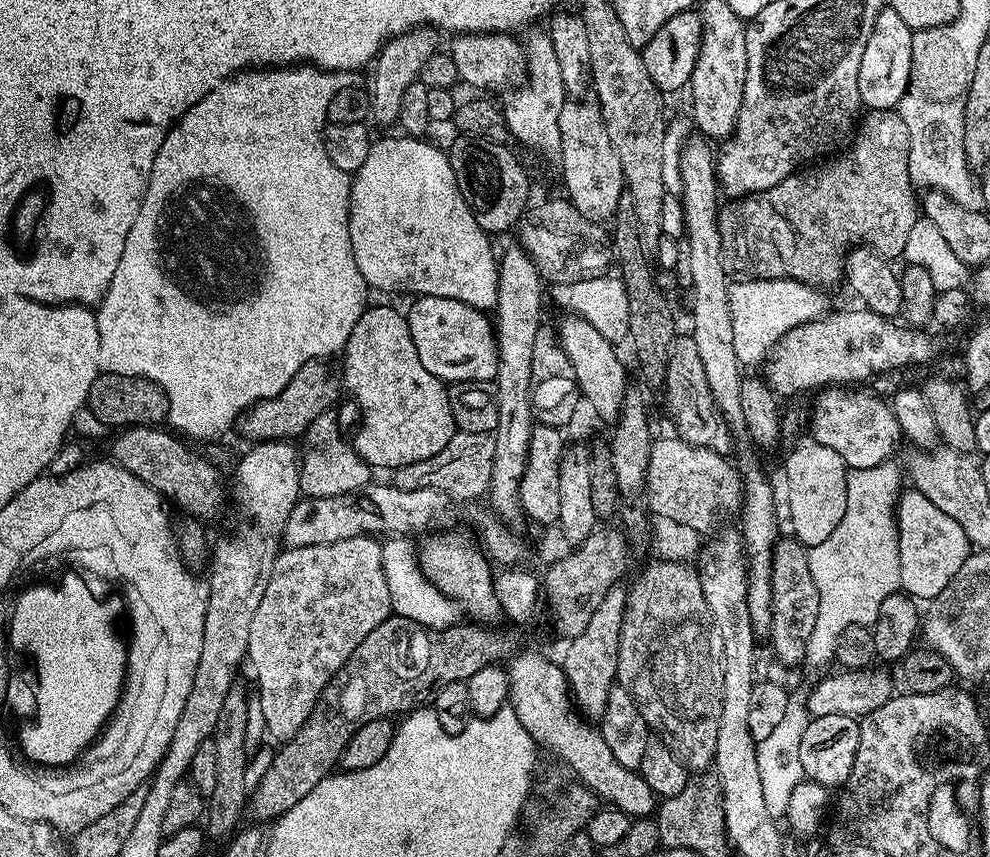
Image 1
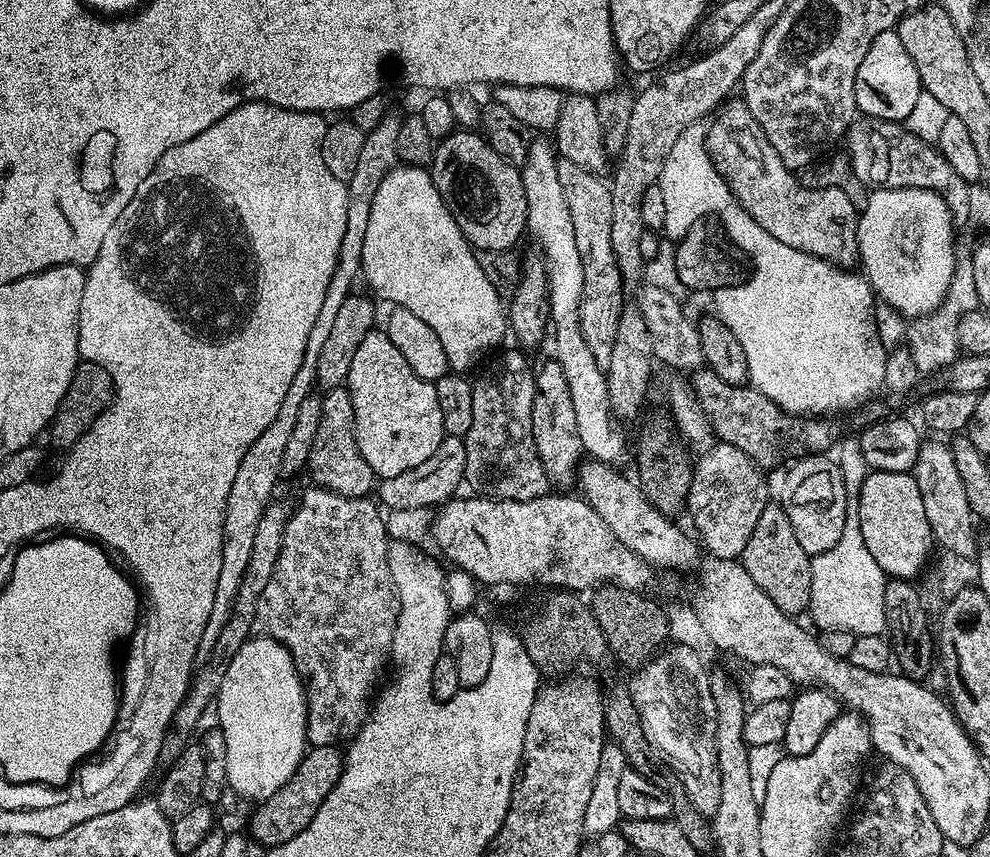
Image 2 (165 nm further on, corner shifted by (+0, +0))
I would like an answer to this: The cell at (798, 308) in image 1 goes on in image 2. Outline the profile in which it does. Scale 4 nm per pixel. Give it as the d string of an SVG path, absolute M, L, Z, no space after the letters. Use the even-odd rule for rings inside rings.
M703 123L690 125L675 142L665 158L659 183L666 198L669 222L681 224L681 229L687 230L696 221L703 221L704 216L717 216L723 235L752 259L752 273L745 284L733 282L714 292L719 320L734 332L742 342L742 350L746 350L751 387L766 394L766 398L773 400L784 412L812 418L828 418L836 414L832 412L844 412L847 408L859 409L875 397L872 395L876 391L884 388L889 349L884 348L880 328L876 325L878 300L871 284L863 275L855 276L855 271L806 254L800 248L786 246L786 242L778 242L778 238L766 234L766 230L762 230L762 226L758 226L758 222L754 222L754 218L750 218L750 214L736 201L727 181L712 161Z

